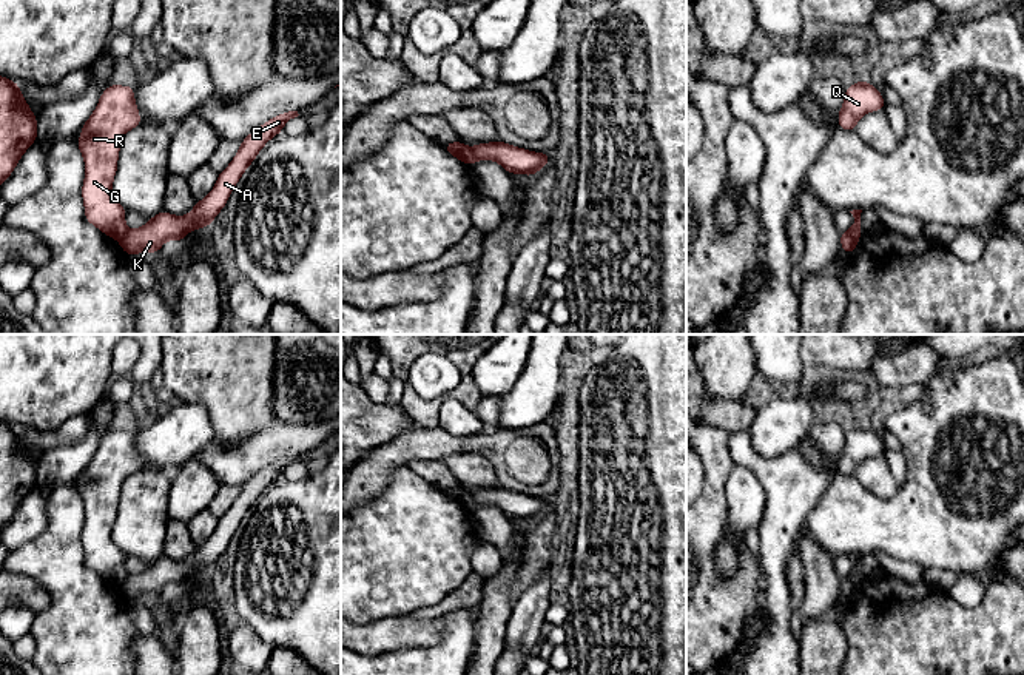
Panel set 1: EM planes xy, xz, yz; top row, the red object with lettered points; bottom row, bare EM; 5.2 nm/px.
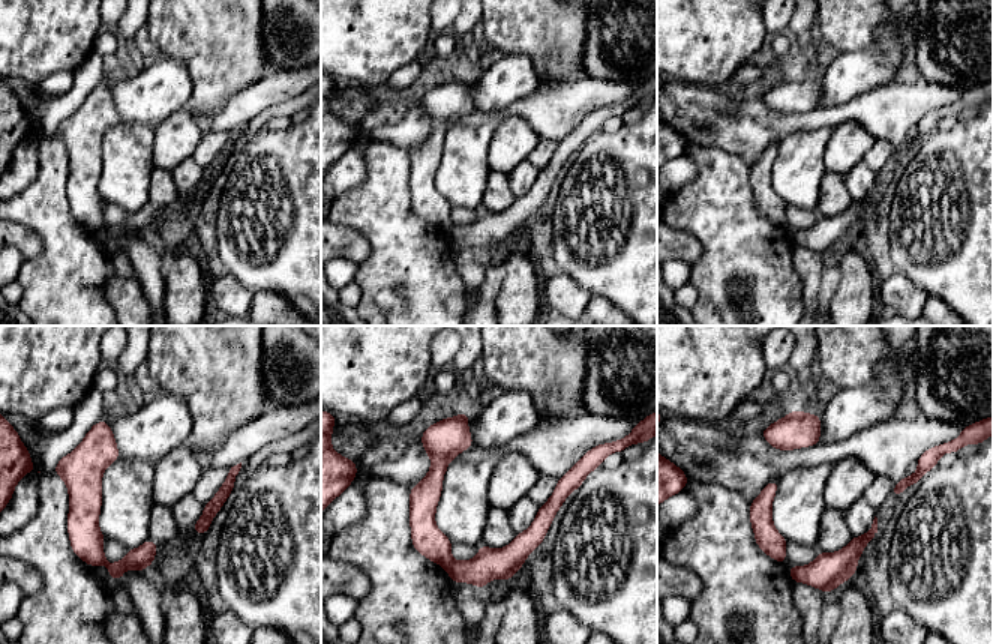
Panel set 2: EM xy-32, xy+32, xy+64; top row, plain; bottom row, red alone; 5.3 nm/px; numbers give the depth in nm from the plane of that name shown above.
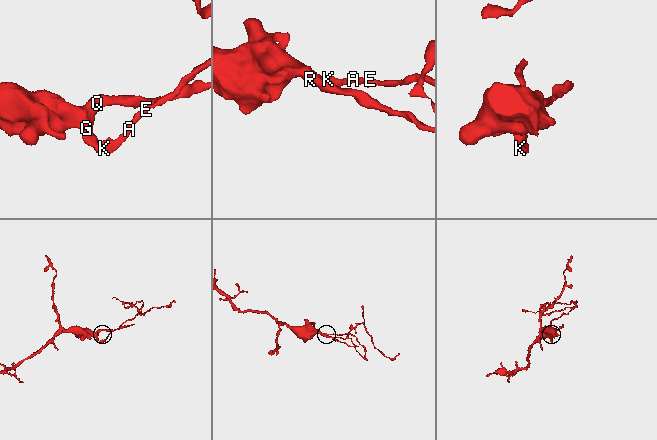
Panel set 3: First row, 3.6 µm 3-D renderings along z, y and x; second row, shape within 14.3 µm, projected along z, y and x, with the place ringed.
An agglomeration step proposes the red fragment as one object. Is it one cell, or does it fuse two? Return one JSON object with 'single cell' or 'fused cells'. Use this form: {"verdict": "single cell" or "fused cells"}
{"verdict": "fused cells"}

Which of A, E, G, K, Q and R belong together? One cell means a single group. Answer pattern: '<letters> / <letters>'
A E K / G Q R

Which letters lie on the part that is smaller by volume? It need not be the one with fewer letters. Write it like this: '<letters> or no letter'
A, E, K

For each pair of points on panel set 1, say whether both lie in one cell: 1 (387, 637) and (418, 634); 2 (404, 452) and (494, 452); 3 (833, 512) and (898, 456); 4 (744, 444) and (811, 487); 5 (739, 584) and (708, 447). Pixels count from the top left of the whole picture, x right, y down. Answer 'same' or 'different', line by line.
1: same
2: same
3: different
4: same
5: same

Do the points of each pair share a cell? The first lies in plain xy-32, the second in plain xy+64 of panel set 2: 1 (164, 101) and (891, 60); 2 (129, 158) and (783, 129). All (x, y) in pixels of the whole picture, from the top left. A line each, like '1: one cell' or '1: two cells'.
1: one cell
2: two cells

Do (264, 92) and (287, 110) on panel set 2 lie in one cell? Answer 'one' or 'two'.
two

